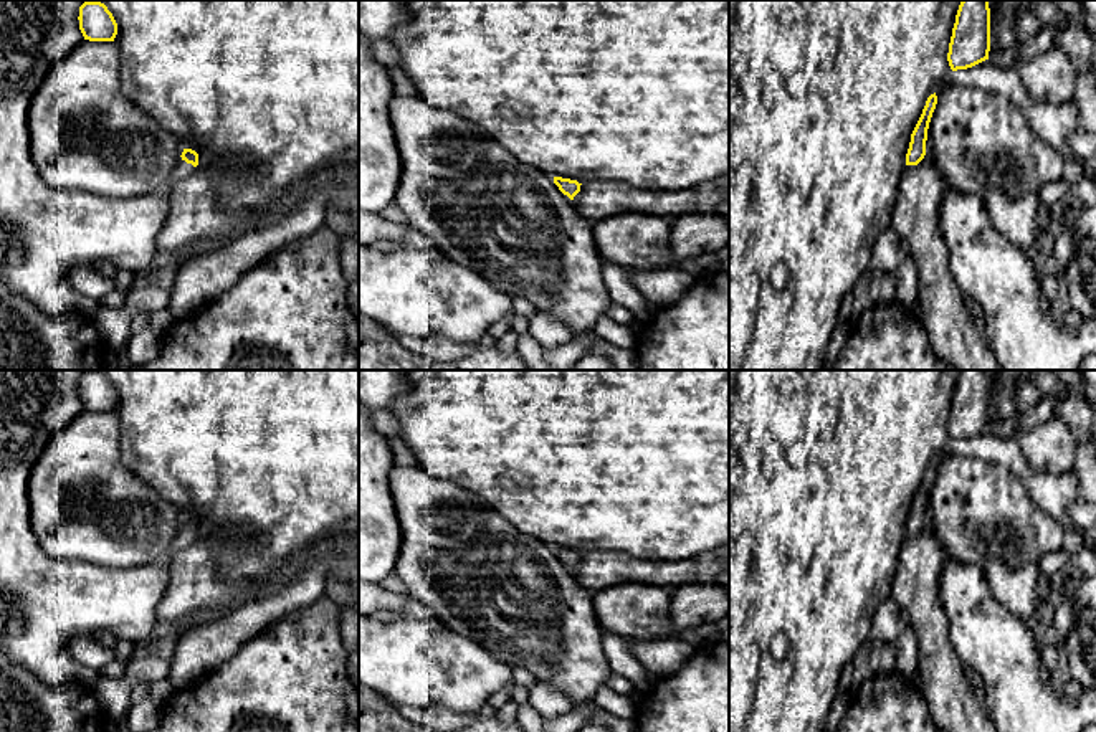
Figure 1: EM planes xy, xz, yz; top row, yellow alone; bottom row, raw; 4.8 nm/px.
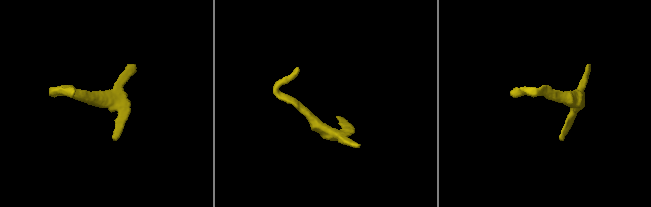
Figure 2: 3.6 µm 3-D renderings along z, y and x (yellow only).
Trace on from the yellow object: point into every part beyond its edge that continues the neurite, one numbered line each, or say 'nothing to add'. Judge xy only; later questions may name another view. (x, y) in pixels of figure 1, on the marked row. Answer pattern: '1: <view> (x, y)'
1: xy (182, 169)

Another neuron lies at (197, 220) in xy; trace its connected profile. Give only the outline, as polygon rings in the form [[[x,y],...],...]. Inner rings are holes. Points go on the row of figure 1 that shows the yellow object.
[[[230,159],[217,169],[197,165],[185,178],[167,188],[169,216],[157,236],[162,253],[203,251],[210,246],[268,225],[283,208],[283,203],[268,212],[226,212],[218,197],[218,182],[230,183],[240,175]]]

